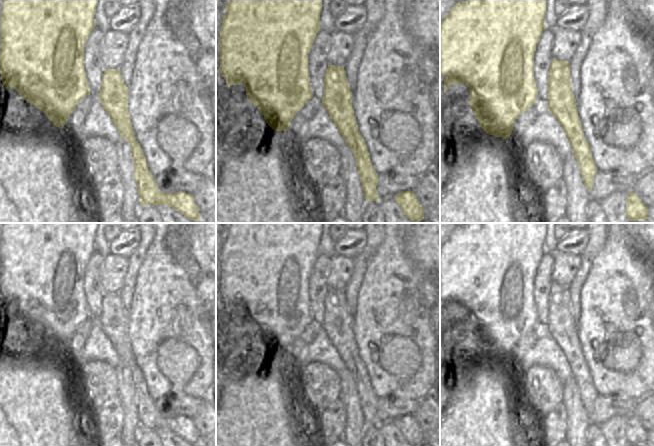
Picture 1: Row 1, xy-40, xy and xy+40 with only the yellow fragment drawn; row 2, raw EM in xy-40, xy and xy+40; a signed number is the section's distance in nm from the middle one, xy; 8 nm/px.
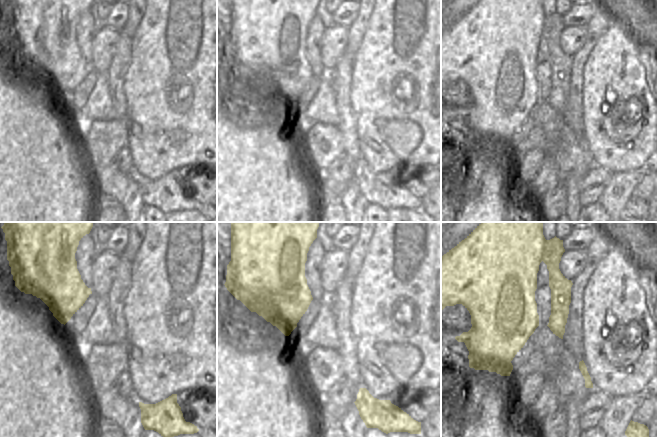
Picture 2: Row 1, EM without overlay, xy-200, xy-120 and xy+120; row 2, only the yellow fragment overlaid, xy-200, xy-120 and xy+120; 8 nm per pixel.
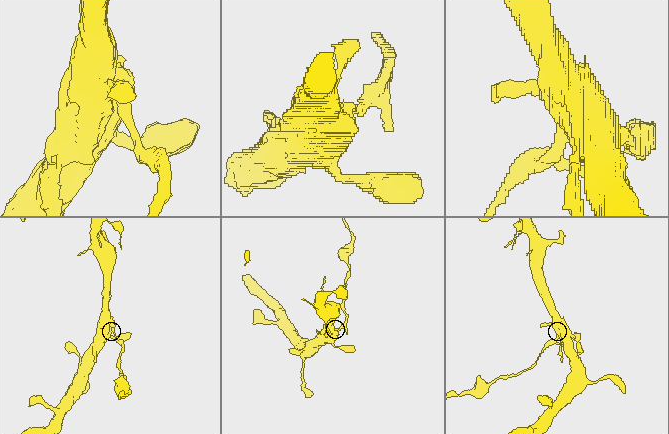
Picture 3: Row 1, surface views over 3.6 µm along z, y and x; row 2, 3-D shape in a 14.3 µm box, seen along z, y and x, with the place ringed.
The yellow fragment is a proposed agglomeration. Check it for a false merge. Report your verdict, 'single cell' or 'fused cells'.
fused cells

